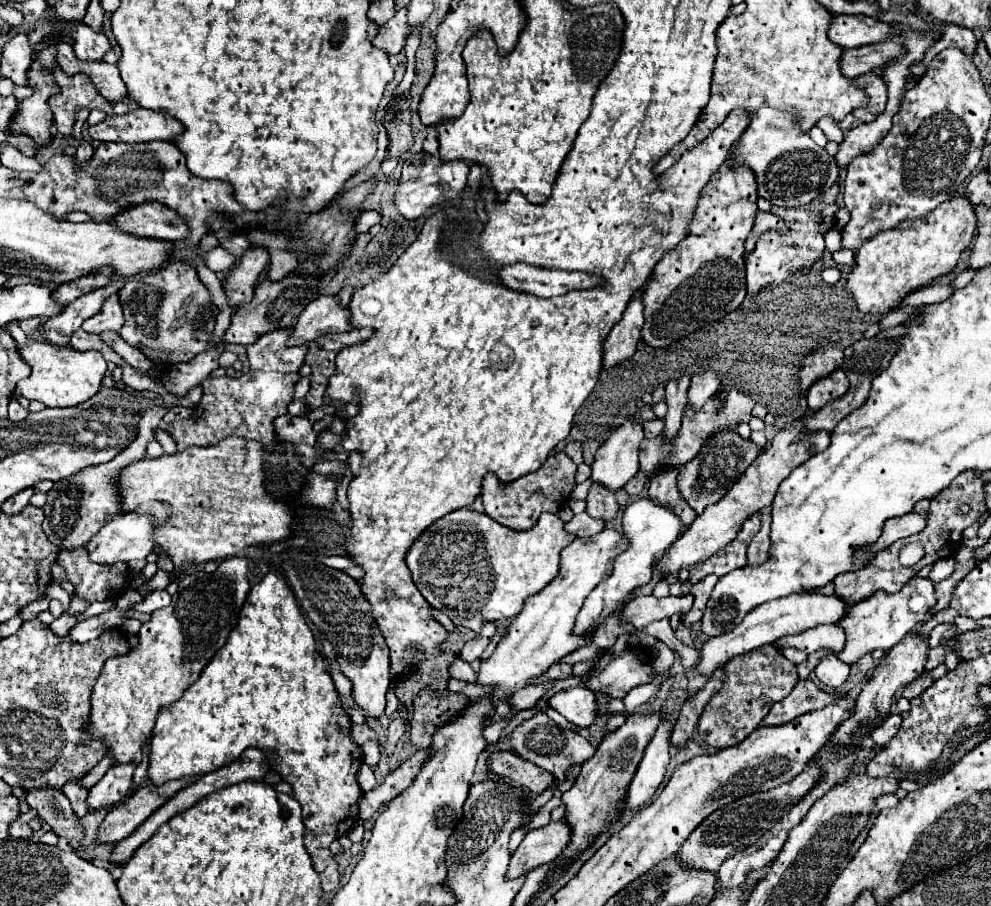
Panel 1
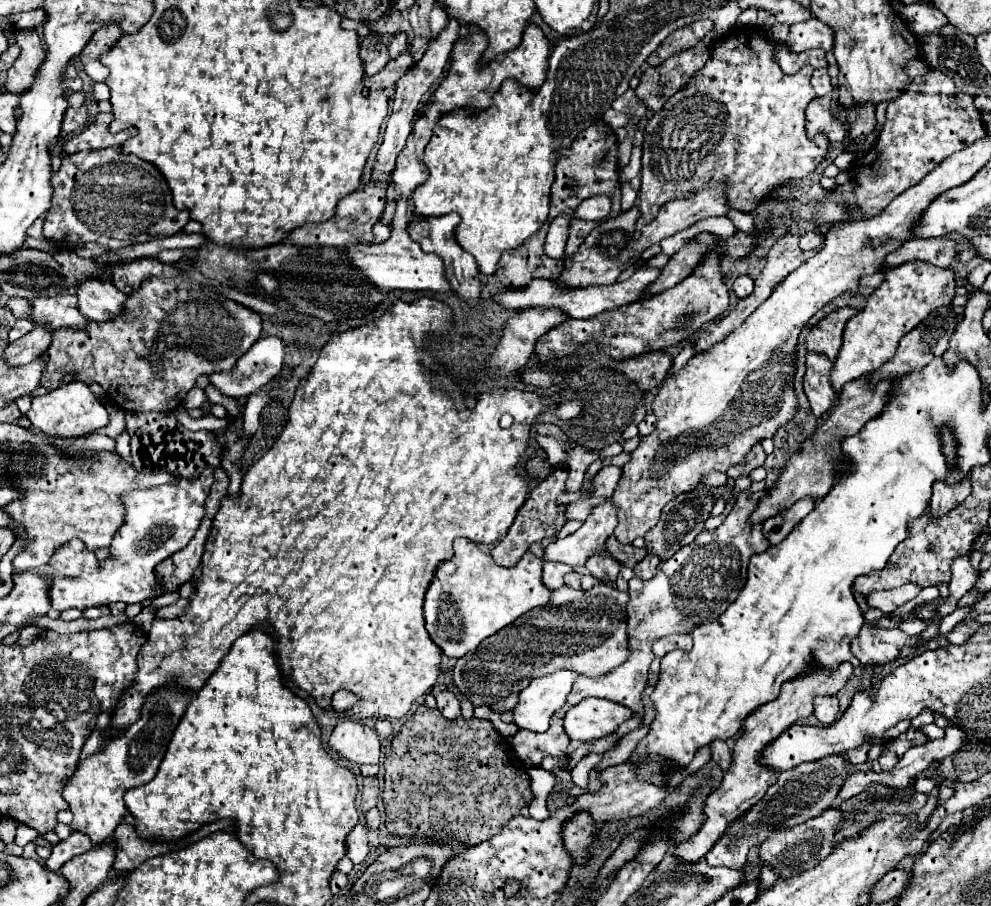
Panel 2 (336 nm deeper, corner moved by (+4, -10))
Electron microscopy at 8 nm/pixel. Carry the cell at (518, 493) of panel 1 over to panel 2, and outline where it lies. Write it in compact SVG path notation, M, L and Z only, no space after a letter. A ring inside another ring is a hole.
M554 468L544 482L536 484L530 490L530 494L528 494L524 506L520 506L518 516L516 516L514 524L510 526L508 534L492 548L492 558L494 558L496 564L500 564L504 568L510 568L510 566L518 564L518 560L524 556L524 552L528 552L530 544L534 544L534 542L538 542L538 540L542 540L546 536L556 536L560 532L566 518L564 518L564 506L558 506L556 498L558 498L558 494L564 492L566 478L568 478L568 470Z

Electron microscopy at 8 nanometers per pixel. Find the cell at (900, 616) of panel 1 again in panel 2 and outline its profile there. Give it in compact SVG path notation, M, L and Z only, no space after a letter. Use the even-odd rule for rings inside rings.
M846 662L836 672L820 672L820 670L816 670L816 672L808 674L808 676L800 676L796 680L790 680L790 682L782 684L782 692L780 692L780 696L776 700L760 706L756 712L752 712L746 718L744 730L742 730L740 738L736 740L736 746L734 746L734 752L732 752L730 772L724 774L720 786L706 798L704 810L702 810L706 820L700 826L700 830L696 832L696 836L676 844L674 856L678 860L690 862L690 864L696 864L698 860L702 860L712 850L712 846L724 836L728 824L742 818L756 802L762 800L768 786L772 786L778 780L778 772L774 772L772 768L768 768L768 766L764 766L760 762L762 750L772 740L776 740L782 732L786 732L792 724L800 722L800 720L806 720L812 714L812 702L814 702L816 696L834 696L846 684L846 680L850 676L852 676L852 664Z

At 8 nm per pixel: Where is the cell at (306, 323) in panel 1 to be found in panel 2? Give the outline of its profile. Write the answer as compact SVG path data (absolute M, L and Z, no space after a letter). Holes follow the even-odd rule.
M276 336L260 338L228 372L210 376L210 384L224 396L246 398L270 382L282 368L284 342Z

